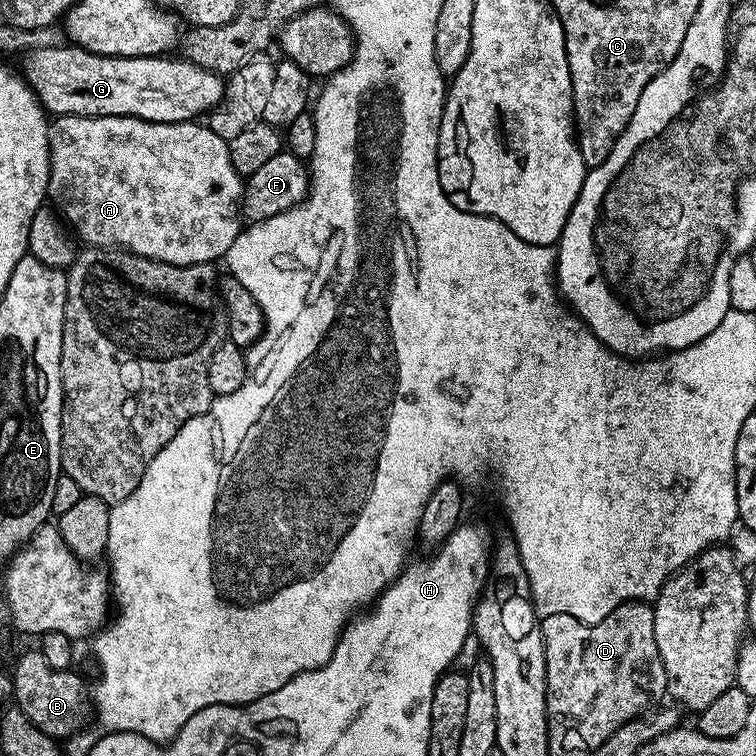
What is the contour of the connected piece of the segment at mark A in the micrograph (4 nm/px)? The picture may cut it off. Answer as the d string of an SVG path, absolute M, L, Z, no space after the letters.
M57 116L51 121L48 130L50 146L50 174L48 175L47 199L51 201L57 213L66 221L68 228L88 246L97 248L125 248L139 256L151 260L161 260L174 266L190 266L191 264L212 264L216 259L227 257L230 242L238 238L242 231L242 197L245 181L234 170L230 162L228 141L218 138L214 130L203 123L189 122L180 124L163 124L156 121L144 121L138 117L80 117Z

